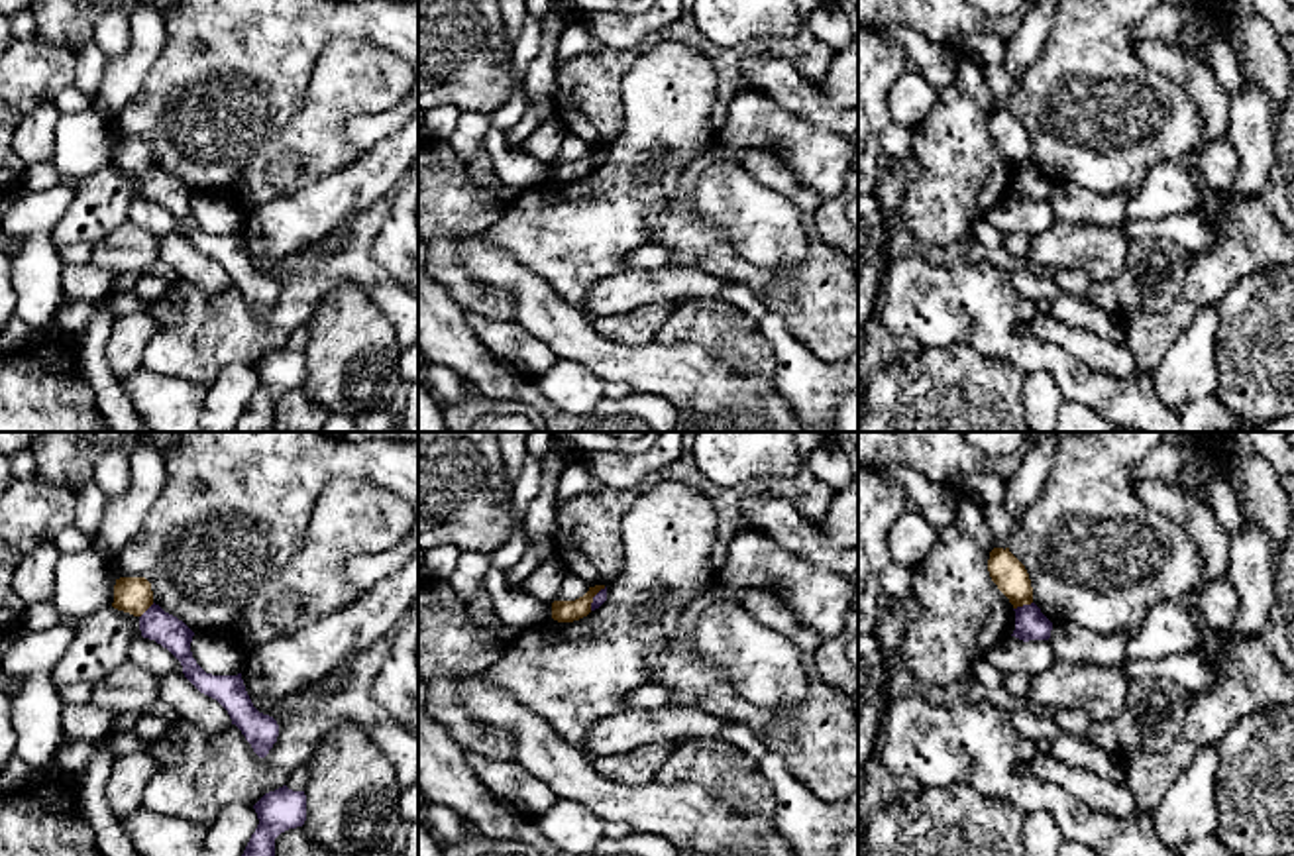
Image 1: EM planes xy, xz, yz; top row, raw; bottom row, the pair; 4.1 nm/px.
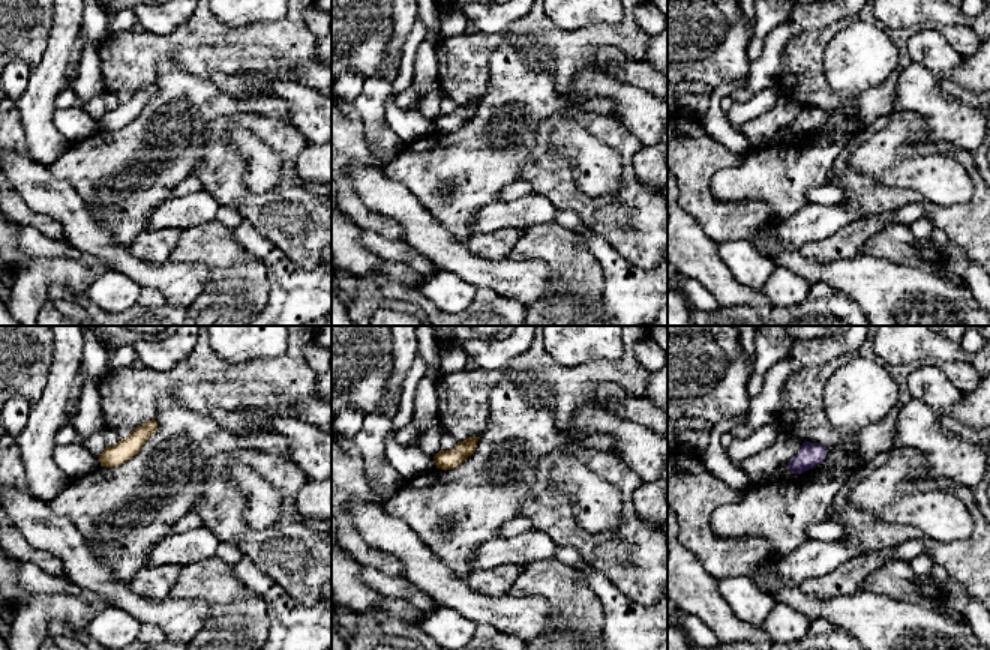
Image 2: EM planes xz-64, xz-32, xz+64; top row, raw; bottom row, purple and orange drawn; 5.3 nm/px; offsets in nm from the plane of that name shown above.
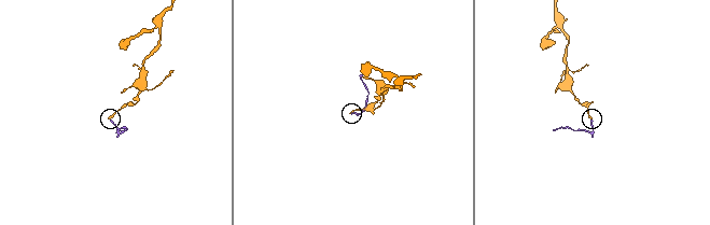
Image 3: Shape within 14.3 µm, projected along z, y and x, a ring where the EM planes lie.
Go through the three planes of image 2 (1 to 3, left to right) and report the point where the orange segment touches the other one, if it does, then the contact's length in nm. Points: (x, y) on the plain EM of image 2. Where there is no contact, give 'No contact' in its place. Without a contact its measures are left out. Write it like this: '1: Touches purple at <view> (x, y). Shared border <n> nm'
1: No contact
2: No contact
3: No contact

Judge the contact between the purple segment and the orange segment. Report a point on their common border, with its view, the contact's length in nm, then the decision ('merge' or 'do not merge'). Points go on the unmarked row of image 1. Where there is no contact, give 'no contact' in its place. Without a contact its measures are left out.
yz (1024, 165) | 90 nm | do not merge

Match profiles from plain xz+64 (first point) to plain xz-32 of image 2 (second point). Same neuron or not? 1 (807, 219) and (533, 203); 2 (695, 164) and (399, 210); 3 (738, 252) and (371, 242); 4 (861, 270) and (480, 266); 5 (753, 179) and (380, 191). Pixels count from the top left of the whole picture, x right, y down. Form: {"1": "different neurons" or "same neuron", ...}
{"1": "same neuron", "2": "different neurons", "3": "same neuron", "4": "same neuron", "5": "different neurons"}

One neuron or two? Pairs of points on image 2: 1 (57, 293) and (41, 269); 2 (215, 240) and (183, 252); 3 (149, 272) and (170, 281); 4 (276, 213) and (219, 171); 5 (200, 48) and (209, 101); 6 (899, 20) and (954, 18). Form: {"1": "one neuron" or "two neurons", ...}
{"1": "two neurons", "2": "one neuron", "3": "one neuron", "4": "one neuron", "5": "two neurons", "6": "one neuron"}

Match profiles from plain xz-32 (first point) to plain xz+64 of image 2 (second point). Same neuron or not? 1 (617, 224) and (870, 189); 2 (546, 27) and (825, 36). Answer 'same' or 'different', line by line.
1: same
2: same

